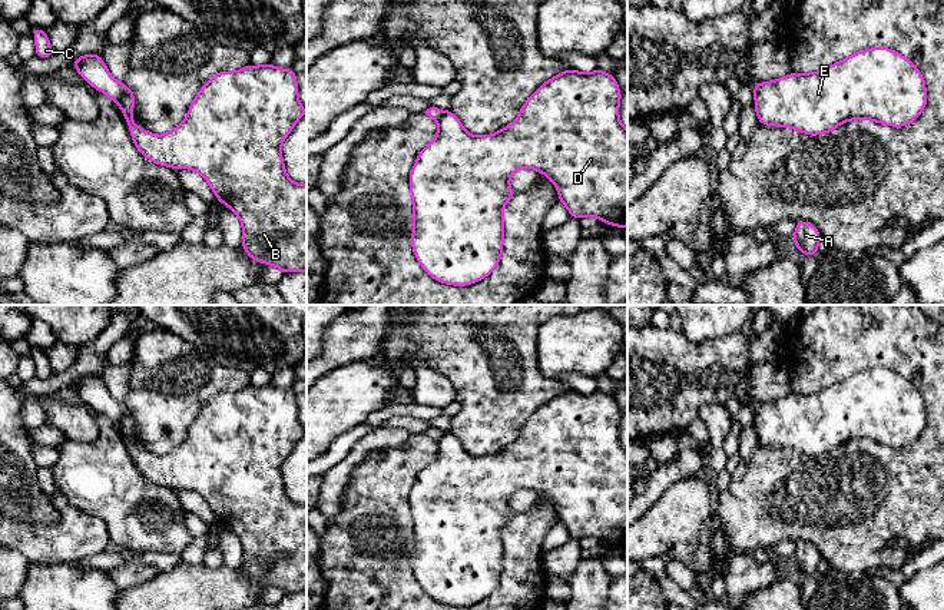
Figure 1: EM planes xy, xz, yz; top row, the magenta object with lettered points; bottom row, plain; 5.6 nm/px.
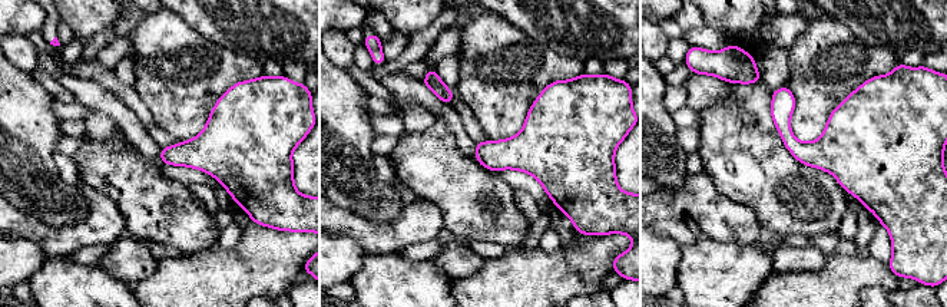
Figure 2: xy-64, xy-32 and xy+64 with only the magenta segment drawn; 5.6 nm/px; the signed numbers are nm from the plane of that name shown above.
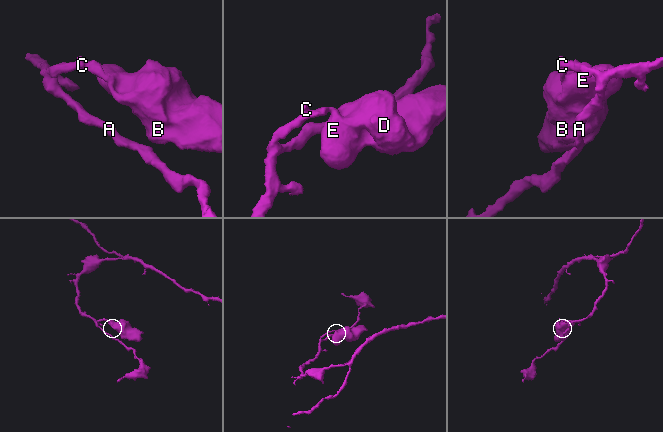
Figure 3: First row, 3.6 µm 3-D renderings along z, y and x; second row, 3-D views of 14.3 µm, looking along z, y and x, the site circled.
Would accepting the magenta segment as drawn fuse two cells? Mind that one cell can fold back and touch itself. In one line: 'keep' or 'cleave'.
cleave

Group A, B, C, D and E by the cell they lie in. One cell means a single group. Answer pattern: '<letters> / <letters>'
A C / B D E

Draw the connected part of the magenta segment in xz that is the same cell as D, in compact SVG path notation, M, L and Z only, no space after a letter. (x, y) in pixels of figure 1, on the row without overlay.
M569 389L543 404L521 427L517 440L507 448L500 450L493 455L474 457L464 451L460 440L453 431L444 432L438 440L438 451L434 461L418 474L417 483L411 488L410 494L410 511L414 536L411 567L423 590L437 603L466 607L481 601L497 589L499 583L501 581L504 561L503 530L506 524L516 515L511 511L509 501L516 491L523 488L536 490L554 504L559 513L559 521L569 530L572 538L580 540L583 537L596 537L602 540L605 546L613 546L625 550L627 547L627 450L625 450L619 441L620 420L622 412L613 395L599 389L592 394L580 394L574 389Z

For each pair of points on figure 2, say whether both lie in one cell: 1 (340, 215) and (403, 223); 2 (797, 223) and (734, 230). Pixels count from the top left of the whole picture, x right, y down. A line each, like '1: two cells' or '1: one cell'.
1: one cell
2: two cells

